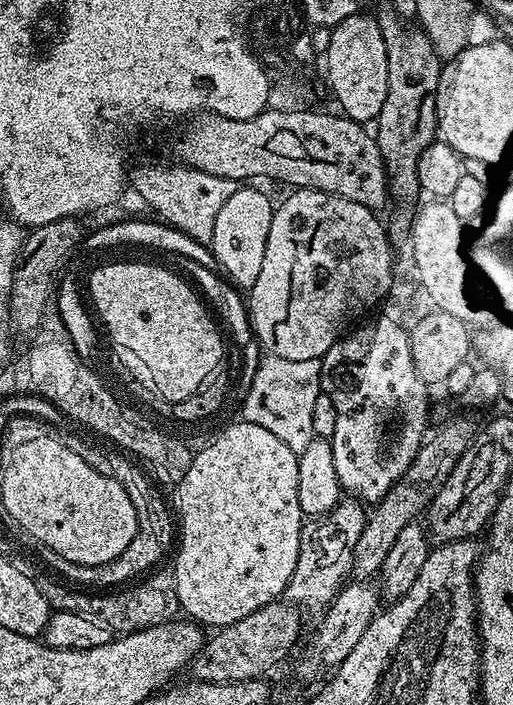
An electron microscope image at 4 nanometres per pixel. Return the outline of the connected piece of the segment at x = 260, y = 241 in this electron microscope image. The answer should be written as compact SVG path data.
M240 186L222 206L213 228L210 248L218 260L219 267L235 287L250 290L258 280L265 257L266 239L269 237L270 222L275 212L273 201L256 186Z

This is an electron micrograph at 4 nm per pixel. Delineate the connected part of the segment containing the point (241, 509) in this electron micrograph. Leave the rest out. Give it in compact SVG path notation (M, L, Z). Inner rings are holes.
M237 422L237 424L230 425L229 428L222 429L201 452L195 453L190 470L186 470L186 476L174 488L176 504L180 507L180 522L178 518L180 553L176 556L174 571L178 582L178 602L185 617L191 618L201 626L219 630L252 614L259 607L266 606L272 601L279 601L283 597L286 586L290 582L290 574L294 574L294 566L298 562L300 532L306 523L305 514L298 506L298 462L296 458L297 455L291 452L285 442L274 438L270 430L262 430L262 426L243 422Z

